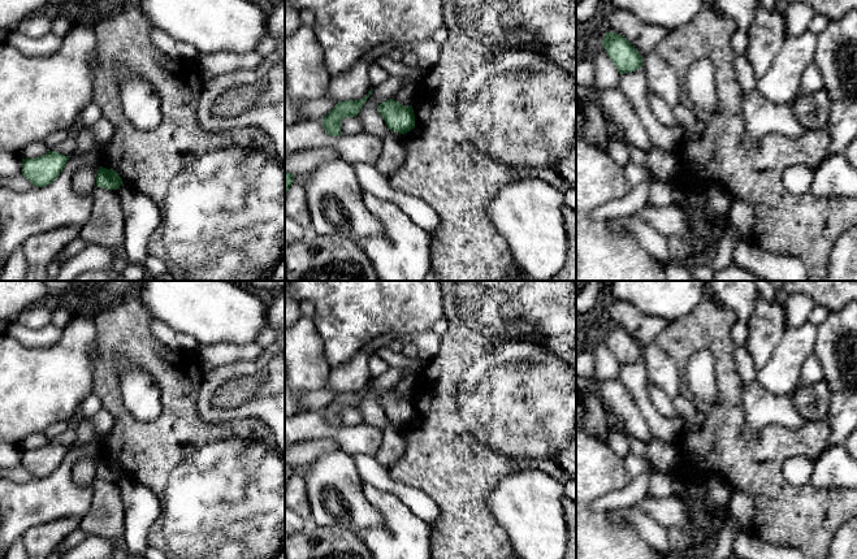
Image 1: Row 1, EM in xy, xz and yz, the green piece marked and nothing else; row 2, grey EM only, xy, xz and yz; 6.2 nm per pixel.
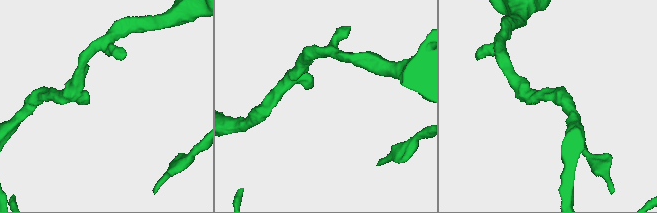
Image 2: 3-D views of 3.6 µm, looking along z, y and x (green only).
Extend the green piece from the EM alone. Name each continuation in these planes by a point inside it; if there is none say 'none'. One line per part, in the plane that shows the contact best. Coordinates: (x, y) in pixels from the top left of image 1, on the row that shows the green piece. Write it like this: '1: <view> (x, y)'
none

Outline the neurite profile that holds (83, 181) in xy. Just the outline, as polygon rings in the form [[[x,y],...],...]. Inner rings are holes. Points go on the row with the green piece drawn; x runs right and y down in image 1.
[[[98,166],[78,168],[72,177],[72,187],[75,194],[87,196],[96,187]]]

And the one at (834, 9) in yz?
[[[787,0],[792,3],[806,3],[814,13],[826,16],[830,21],[840,20],[848,12],[857,12],[857,0]]]

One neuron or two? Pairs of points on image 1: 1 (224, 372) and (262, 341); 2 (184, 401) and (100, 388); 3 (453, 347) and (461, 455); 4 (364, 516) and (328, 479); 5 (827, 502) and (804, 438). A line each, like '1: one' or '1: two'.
1: two
2: one
3: one
4: one
5: one

